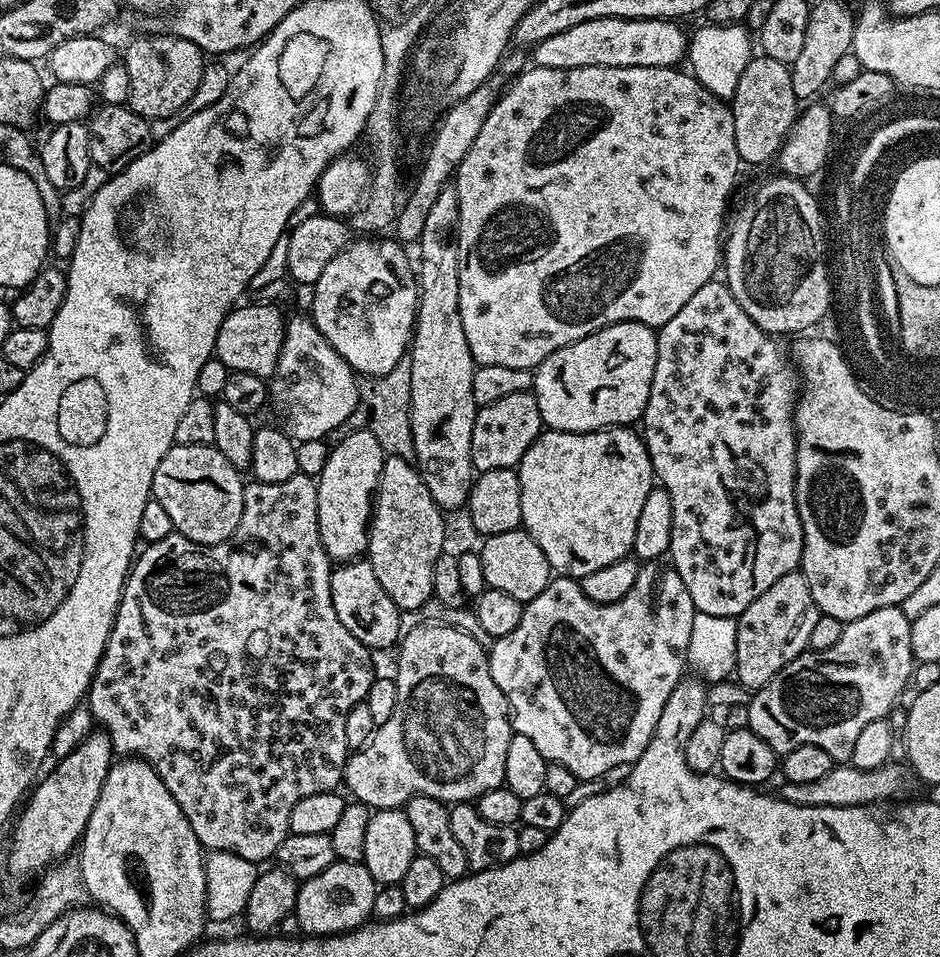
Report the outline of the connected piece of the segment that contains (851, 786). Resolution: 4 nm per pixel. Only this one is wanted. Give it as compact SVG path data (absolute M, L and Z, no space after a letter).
M889 762L874 770L858 770L851 766L834 766L830 774L818 778L815 782L801 784L781 783L778 789L780 799L791 804L802 806L858 806L859 804L875 804L877 802L892 802L897 798L904 798L914 783L914 776L903 763Z

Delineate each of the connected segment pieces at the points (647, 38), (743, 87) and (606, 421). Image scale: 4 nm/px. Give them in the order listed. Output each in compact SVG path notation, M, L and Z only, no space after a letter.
M620 16L598 18L590 22L582 22L578 26L570 26L570 30L562 30L562 34L554 34L541 44L531 49L531 63L538 68L581 68L582 66L610 66L625 68L626 66L650 66L654 70L663 70L679 65L688 51L689 37L679 28L679 23L670 20L623 20Z
M763 54L753 55L746 70L742 70L742 78L738 78L738 90L734 90L730 107L734 114L734 142L741 161L745 165L775 161L798 115L791 67Z
M627 320L621 324L607 324L602 330L574 342L570 346L562 346L562 350L554 350L550 358L546 358L534 369L534 395L538 402L540 417L544 428L553 432L597 432L600 428L614 428L617 426L632 426L643 417L646 402L650 398L650 382L654 382L654 366L656 365L656 337L657 333L636 320Z

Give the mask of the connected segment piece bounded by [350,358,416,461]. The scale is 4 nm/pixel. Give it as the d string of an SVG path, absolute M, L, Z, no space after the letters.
M402 359L394 370L385 376L378 376L367 381L360 393L360 401L350 421L356 430L366 430L378 438L382 450L388 456L397 456L403 460L415 461L414 438L410 426L410 362Z

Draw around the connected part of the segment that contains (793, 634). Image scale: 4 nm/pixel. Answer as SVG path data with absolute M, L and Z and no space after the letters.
M797 570L778 578L766 594L758 594L737 619L737 662L735 679L744 688L755 690L766 686L794 658L803 656L814 622L822 615L810 594L803 571Z

